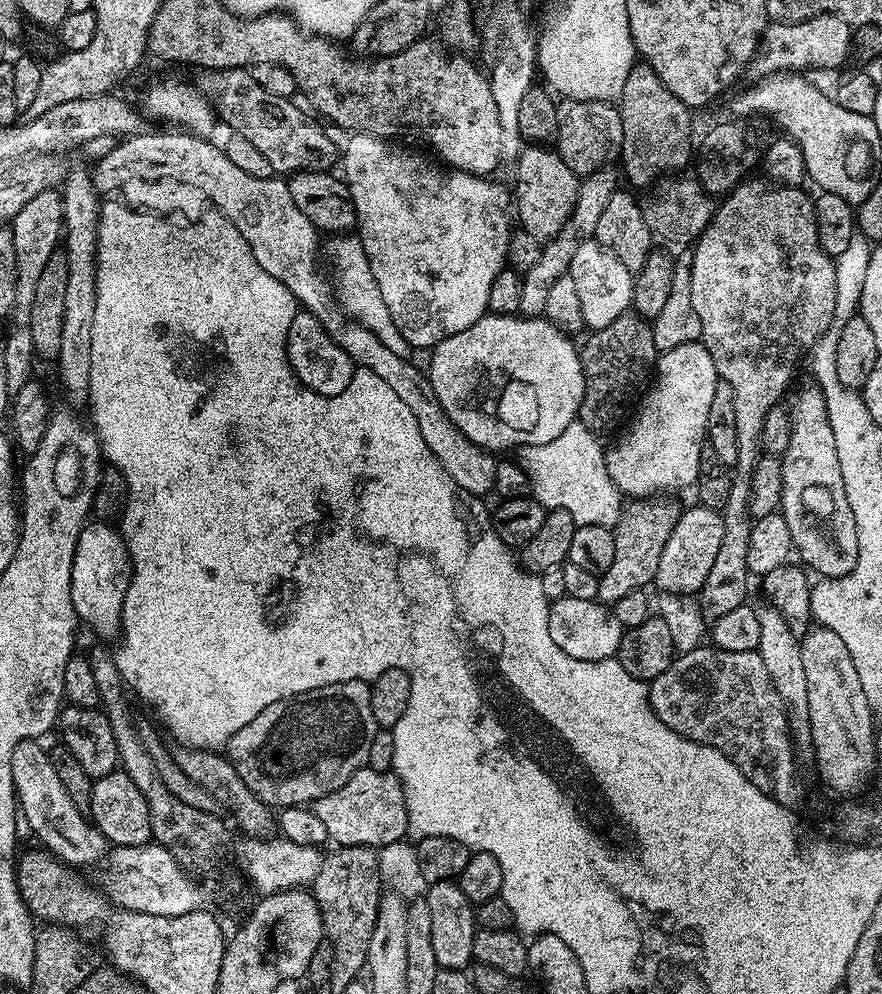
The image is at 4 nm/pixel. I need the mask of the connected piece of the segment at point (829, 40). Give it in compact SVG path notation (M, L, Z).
M815 16L801 24L769 23L768 31L760 43L760 51L754 61L755 67L765 68L768 74L780 74L785 70L808 70L804 68L840 68L853 51L853 29L837 16Z

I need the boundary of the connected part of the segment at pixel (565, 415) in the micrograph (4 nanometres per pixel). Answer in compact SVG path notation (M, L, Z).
M485 314L480 320L474 322L466 330L446 338L441 344L431 349L430 356L432 361L428 364L427 387L430 389L430 395L441 411L447 416L448 421L475 447L481 448L488 454L497 454L504 452L507 448L523 449L530 444L545 444L554 442L558 434L578 420L580 407L583 404L584 391L587 386L587 378L584 376L584 364L581 360L581 349L572 341L573 337L566 334L565 329L552 322L548 318L539 316L524 316L521 314Z

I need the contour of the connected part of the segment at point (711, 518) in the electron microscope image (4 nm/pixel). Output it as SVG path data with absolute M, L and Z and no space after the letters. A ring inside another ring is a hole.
M697 507L688 508L680 517L675 517L672 533L666 538L666 546L662 550L662 558L658 558L655 583L661 584L665 593L699 593L714 567L714 558L722 546L723 515L714 508Z

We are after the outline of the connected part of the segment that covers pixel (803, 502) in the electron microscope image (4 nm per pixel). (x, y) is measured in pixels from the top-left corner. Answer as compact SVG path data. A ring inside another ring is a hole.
M812 388L806 389L797 398L796 405L793 403L790 408L790 446L782 457L782 513L789 524L795 555L800 555L799 559L813 573L816 571L821 577L839 579L855 570L855 563L858 562L858 530L854 510L850 510L850 502L846 502L846 486L842 486L842 466L838 466L838 450L834 430L830 430L824 409L824 393Z

